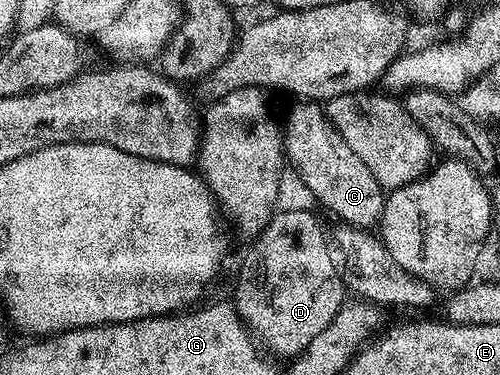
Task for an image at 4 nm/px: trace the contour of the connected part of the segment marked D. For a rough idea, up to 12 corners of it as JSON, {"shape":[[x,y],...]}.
{"shape":[[274,212],[231,304],[292,359],[346,304],[316,215]]}

